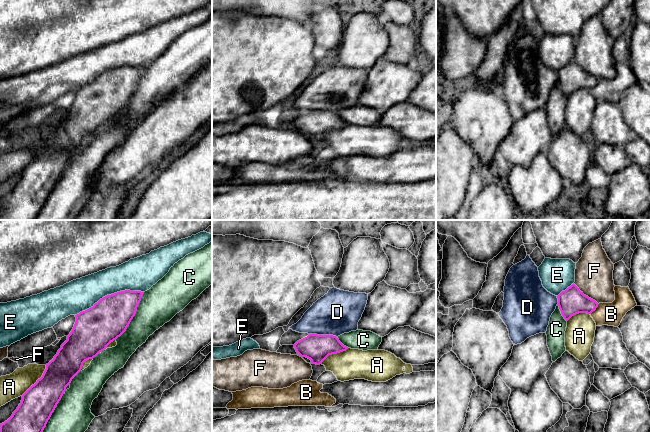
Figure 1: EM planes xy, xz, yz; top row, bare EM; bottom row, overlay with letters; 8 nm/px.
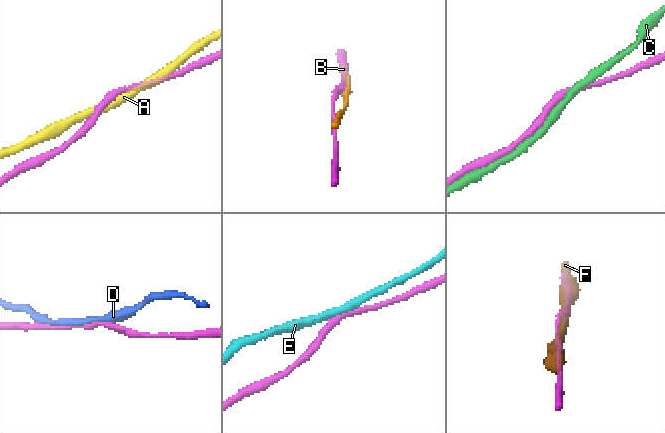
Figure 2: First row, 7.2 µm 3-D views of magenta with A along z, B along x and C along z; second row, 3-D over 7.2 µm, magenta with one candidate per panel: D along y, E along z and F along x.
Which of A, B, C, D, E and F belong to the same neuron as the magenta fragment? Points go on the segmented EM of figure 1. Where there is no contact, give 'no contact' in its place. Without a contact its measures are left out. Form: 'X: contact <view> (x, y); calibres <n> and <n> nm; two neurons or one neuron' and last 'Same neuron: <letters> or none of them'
A: contact xy (37, 381); calibres 280 and 200 nm; one neuron
B: contact yz (595, 309); calibres 220 and 190 nm; two neurons
C: contact xy (134, 315); calibres 320 and 300 nm; two neurons
D: contact xz (323, 335); calibres 220 and 360 nm; two neurons
E: contact xy (109, 295); calibres 320 and 260 nm; two neurons
F: contact yz (585, 295); calibres 220 and 300 nm; two neurons
Same neuron: A

